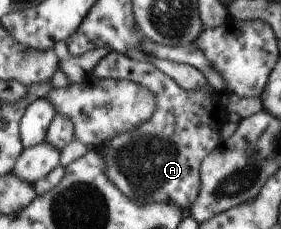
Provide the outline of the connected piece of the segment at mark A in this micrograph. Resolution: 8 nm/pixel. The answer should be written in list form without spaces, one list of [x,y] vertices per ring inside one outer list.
[[[108,52],[106,56],[103,56],[96,65],[95,71],[97,75],[130,78],[134,82],[152,89],[156,95],[155,111],[147,121],[131,131],[115,135],[101,147],[93,148],[98,149],[105,160],[106,176],[130,200],[137,201],[141,205],[157,201],[159,204],[174,203],[181,210],[190,209],[190,205],[197,199],[201,185],[201,162],[221,143],[220,131],[227,121],[228,111],[218,99],[218,92],[215,91],[215,96],[213,96],[214,89],[211,86],[205,86],[198,90],[183,89],[151,62],[137,61],[117,52]]]

